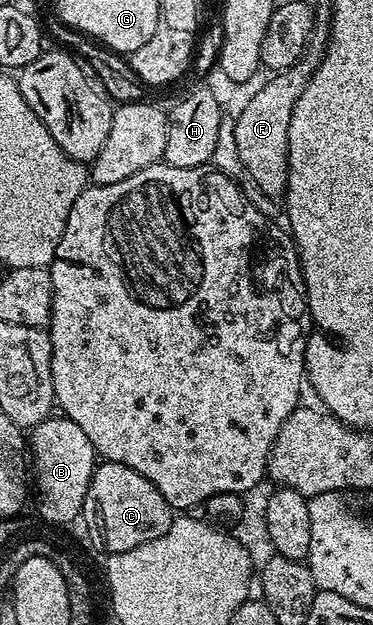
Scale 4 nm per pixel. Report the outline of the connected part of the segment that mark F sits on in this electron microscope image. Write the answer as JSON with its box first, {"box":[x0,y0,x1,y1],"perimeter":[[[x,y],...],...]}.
{"box":[233,59,316,198],"perimeter":[[[302,59],[294,67],[286,71],[269,76],[269,81],[249,99],[240,114],[235,114],[233,129],[235,146],[238,149],[238,157],[244,165],[244,173],[262,192],[268,197],[283,198],[284,188],[288,186],[288,132],[290,131],[290,115],[294,111],[294,103],[302,95],[306,83],[311,79],[316,70],[315,60]]]}

